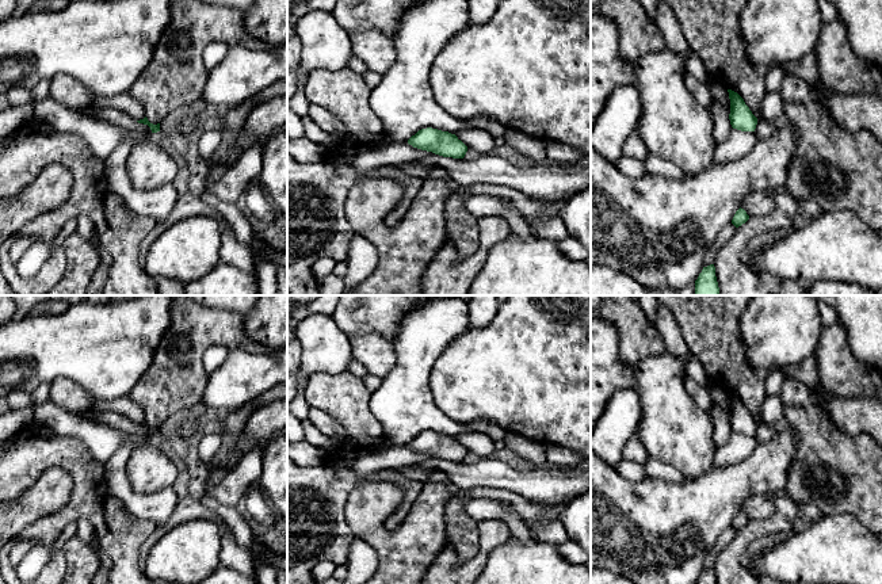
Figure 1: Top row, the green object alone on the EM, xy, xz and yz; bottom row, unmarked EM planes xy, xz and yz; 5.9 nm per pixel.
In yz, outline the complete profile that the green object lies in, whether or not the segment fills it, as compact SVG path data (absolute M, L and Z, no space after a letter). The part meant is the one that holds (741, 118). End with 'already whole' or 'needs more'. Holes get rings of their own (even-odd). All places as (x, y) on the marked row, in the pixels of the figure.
M728 89L730 99L730 125L741 131L755 131L757 118L752 114L744 99L734 91Z; already whole

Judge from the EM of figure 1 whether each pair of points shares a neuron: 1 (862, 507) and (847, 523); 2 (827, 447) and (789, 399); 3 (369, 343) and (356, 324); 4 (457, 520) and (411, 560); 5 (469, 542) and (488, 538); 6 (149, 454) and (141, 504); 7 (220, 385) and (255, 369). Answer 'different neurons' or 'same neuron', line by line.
1: different neurons
2: different neurons
3: different neurons
4: different neurons
5: different neurons
6: different neurons
7: same neuron

